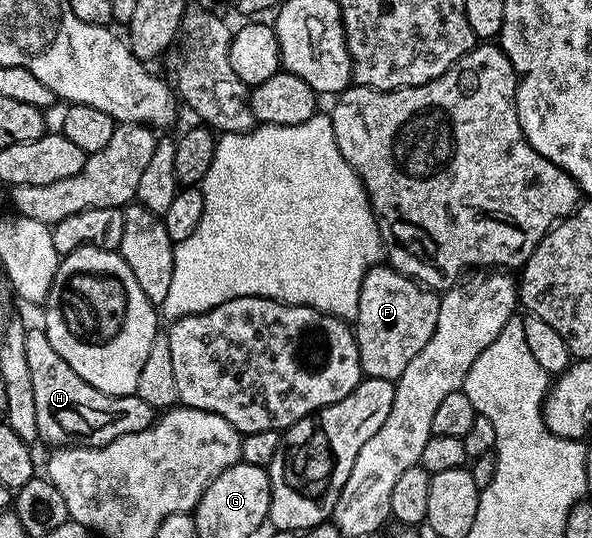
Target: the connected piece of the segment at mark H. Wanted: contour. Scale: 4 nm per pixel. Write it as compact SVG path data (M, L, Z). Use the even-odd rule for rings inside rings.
M27 329L24 336L24 349L28 360L28 369L32 376L32 392L36 399L36 428L38 437L43 443L51 442L51 447L54 448L103 446L120 436L148 428L154 421L156 417L154 407L144 404L144 400L140 400L137 394L108 396L104 392L100 392L100 388L92 388L92 384L88 384L88 380L76 376L76 372L72 372L72 368L68 368L68 364L60 356L60 352L56 352L56 348L52 348L45 329Z

